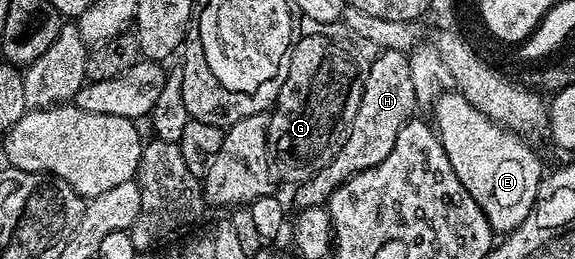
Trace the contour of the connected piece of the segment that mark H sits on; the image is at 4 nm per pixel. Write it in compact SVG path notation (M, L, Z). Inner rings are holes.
M386 48L368 61L363 82L363 94L359 98L359 110L349 128L349 137L339 146L339 154L323 170L315 173L310 180L296 185L293 200L298 209L315 208L324 205L329 196L341 188L351 177L371 166L379 166L383 158L395 147L400 130L408 120L414 119L419 105L415 98L415 86L411 82L409 57L400 48Z

